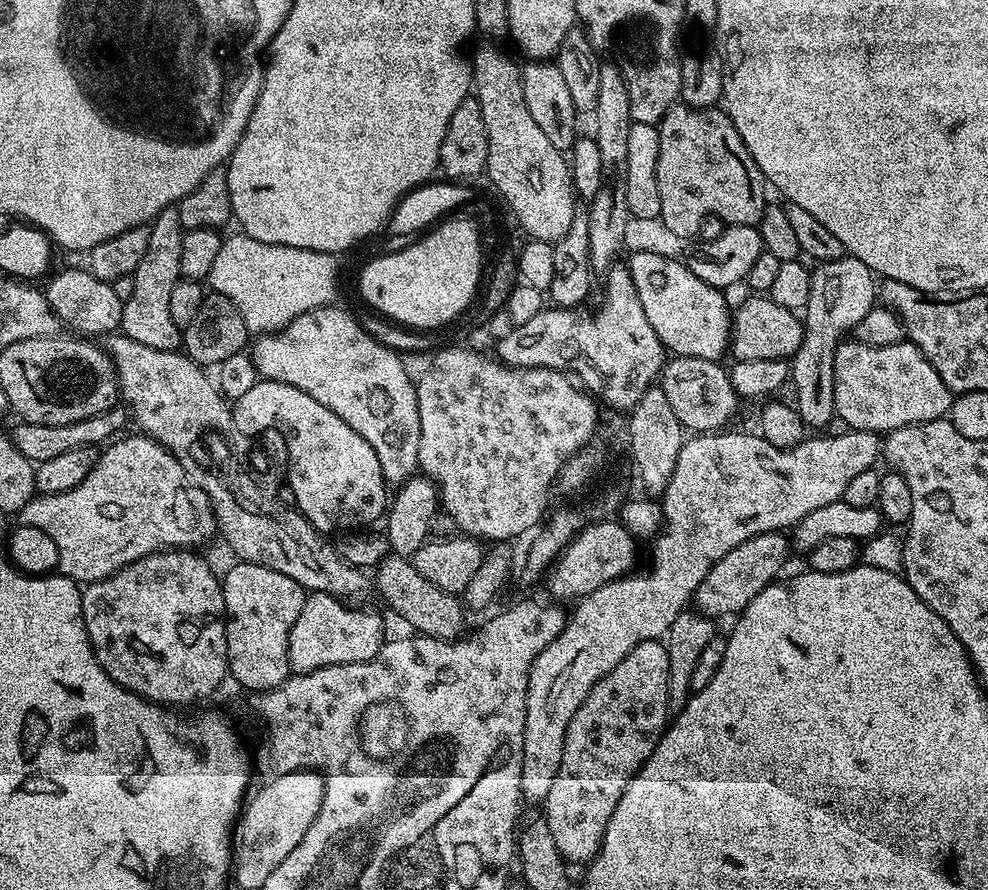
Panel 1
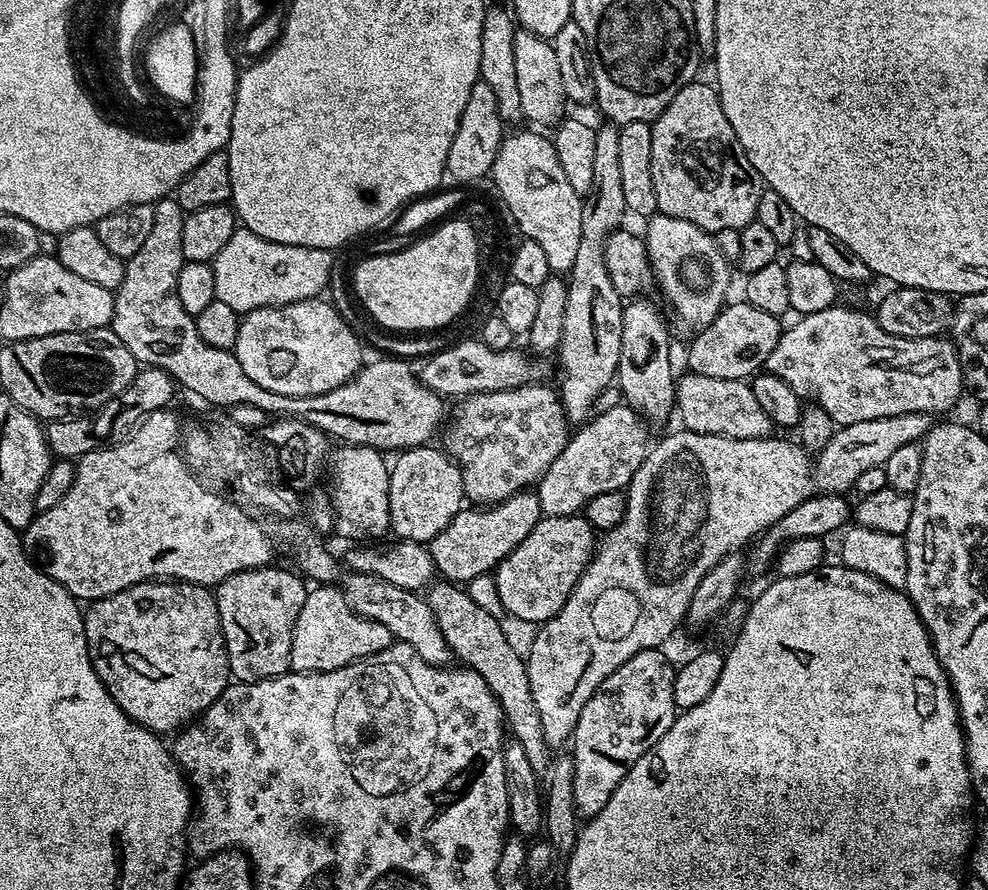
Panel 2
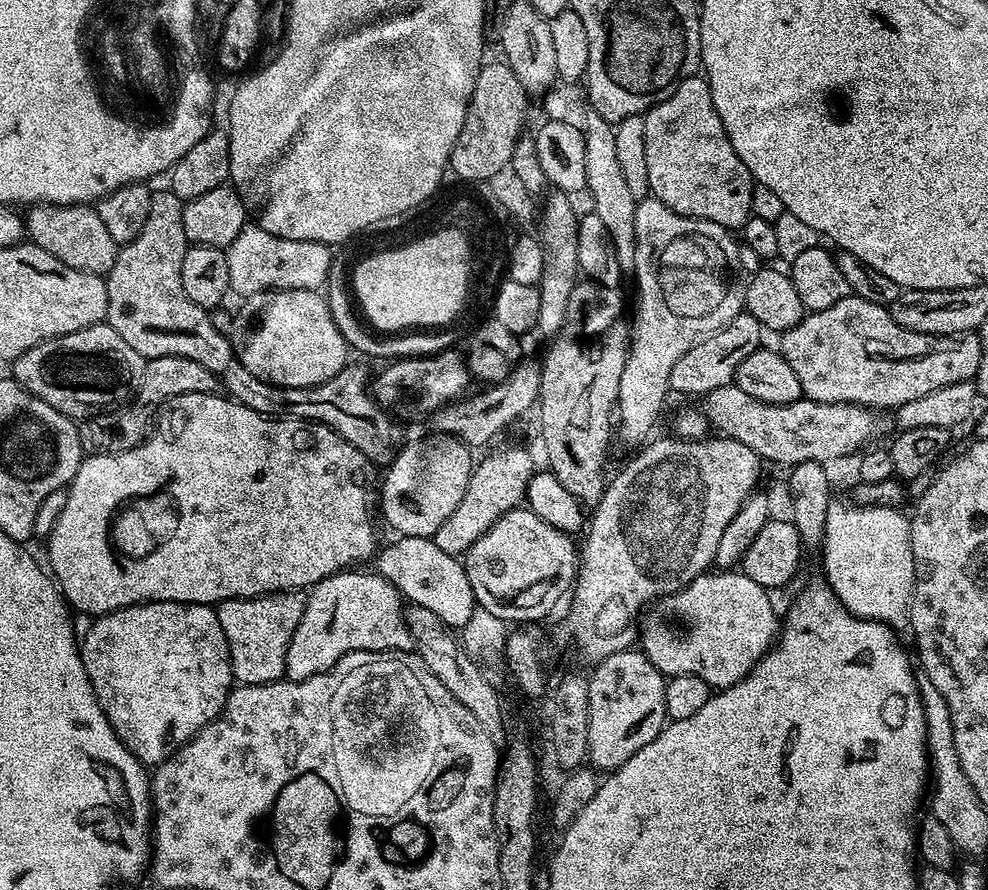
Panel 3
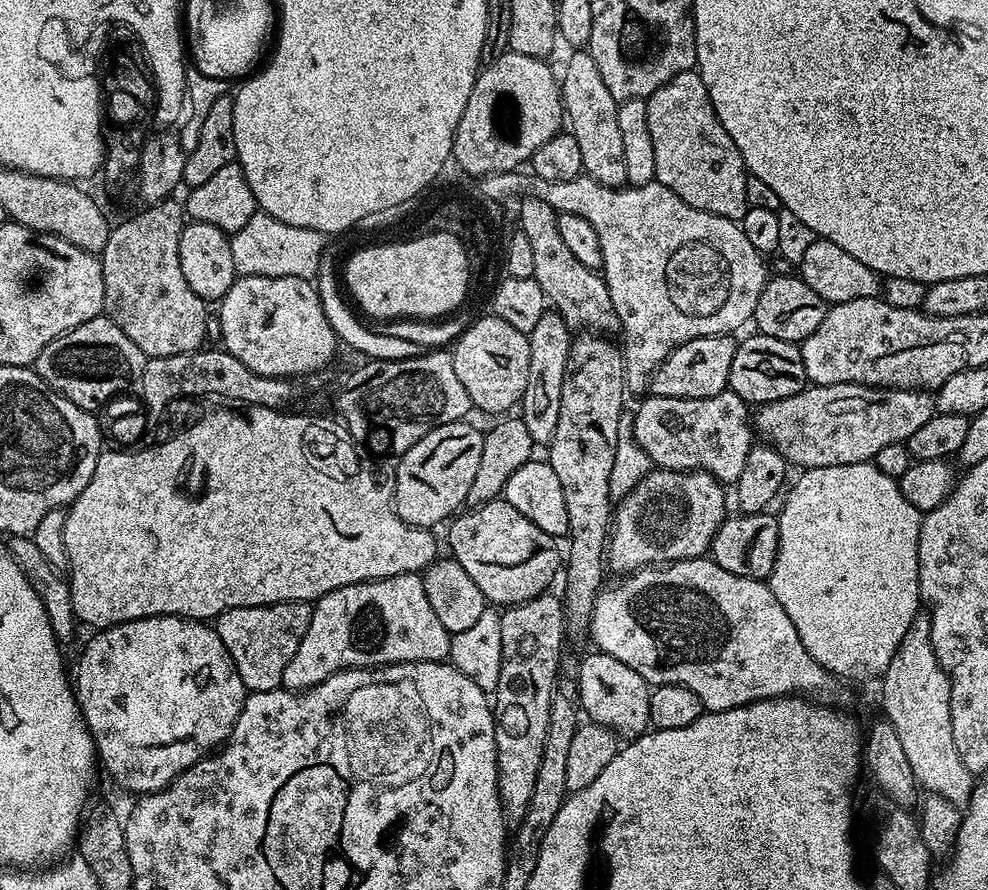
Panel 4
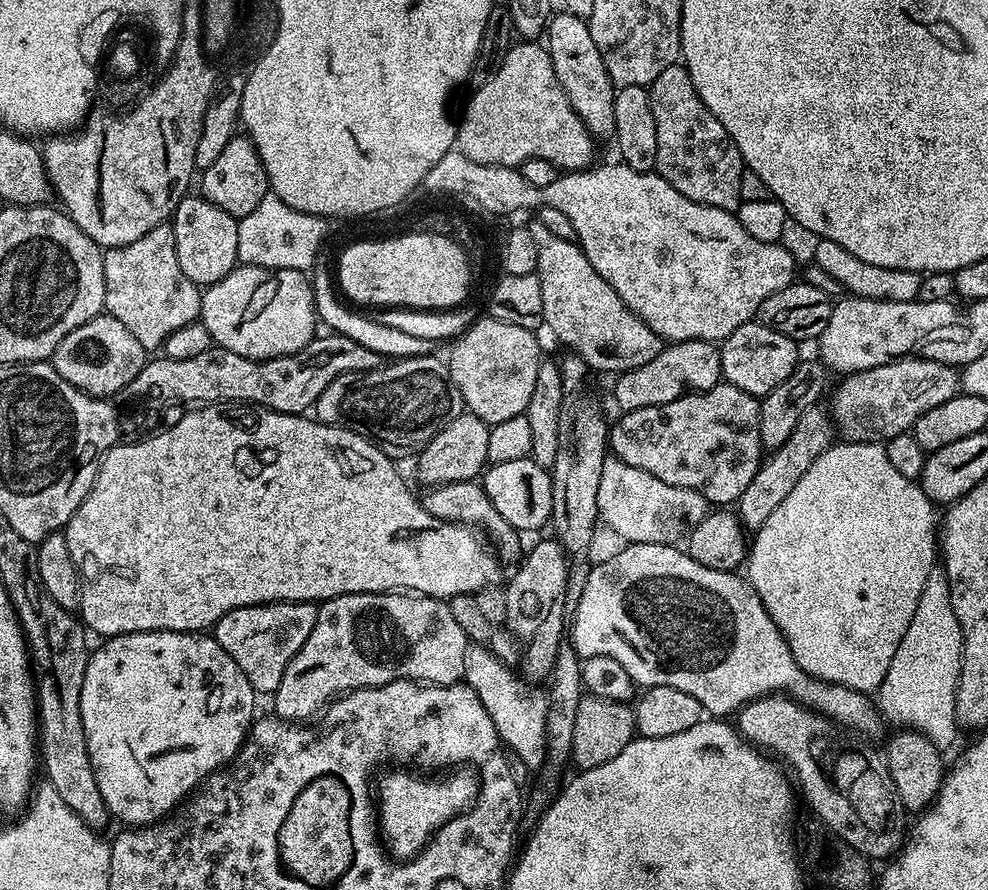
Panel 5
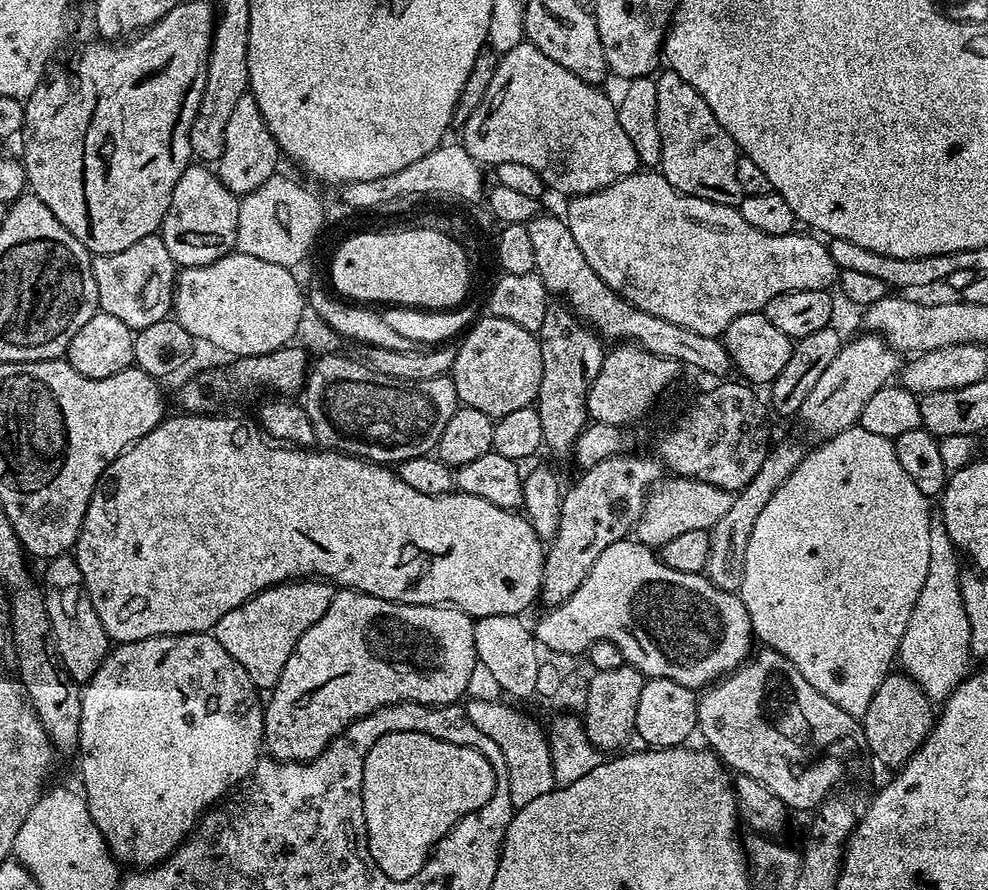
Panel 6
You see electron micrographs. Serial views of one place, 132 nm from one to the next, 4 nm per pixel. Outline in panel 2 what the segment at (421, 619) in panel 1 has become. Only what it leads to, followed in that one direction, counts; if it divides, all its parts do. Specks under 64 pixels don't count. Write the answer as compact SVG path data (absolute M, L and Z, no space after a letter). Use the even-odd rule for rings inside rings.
M440 580L433 583L427 591L426 599L438 618L439 629L442 630L453 657L465 667L476 671L490 686L492 695L504 712L509 733L526 751L526 758L534 772L545 775L551 769L552 753L550 754L550 745L542 734L542 720L530 691L527 663L510 642L503 626L493 615L494 612L474 602L463 587L451 581Z

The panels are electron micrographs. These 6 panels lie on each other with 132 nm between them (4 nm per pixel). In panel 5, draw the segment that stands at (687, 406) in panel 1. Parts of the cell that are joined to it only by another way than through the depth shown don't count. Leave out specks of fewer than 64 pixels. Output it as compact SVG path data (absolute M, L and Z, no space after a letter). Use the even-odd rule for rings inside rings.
M906 356L870 370L853 372L843 377L840 389L832 396L830 415L845 441L886 442L909 431L934 406L950 402L961 391L960 372L953 365Z

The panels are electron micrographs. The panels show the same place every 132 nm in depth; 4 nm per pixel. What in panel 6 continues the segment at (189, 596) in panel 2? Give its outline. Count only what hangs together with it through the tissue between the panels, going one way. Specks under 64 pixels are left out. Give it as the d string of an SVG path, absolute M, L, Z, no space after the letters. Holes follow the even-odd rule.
M187 632L181 636L151 636L138 642L116 644L109 651L102 666L98 666L94 678L83 685L80 693L82 718L78 757L80 756L80 780L84 783L82 795L88 803L90 816L94 820L94 826L101 831L109 851L121 865L132 864L128 866L143 870L164 863L196 827L201 813L213 807L221 798L227 797L251 776L264 748L264 704L260 696L254 682L250 682L250 674L246 674L246 670L242 670L242 666L238 666L238 662L234 662L230 654L226 654L222 642L218 642L215 635L206 632Z

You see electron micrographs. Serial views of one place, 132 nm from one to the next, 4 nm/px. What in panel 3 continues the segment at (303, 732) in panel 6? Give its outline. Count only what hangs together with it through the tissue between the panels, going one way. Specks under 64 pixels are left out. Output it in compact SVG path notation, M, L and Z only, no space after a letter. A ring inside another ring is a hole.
M364 570L336 572L330 578L312 585L307 593L302 622L298 622L298 630L294 630L294 638L290 638L290 650L286 650L284 674L287 679L305 680L314 674L329 672L343 656L351 652L406 652L413 647L406 604L399 590L376 570L360 571Z

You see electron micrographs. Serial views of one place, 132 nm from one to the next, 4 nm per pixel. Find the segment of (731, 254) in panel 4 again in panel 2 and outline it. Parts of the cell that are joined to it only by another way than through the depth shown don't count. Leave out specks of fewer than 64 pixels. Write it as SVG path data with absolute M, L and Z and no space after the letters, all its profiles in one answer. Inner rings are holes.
M657 214L649 219L646 243L655 283L672 303L677 318L692 330L703 328L725 307L724 295L732 280L730 263L715 246L713 233L703 232L694 222ZM624 402L599 412L569 435L562 454L554 458L550 470L546 470L540 483L535 485L534 491L544 516L574 516L586 507L590 498L627 489L638 466L642 466L648 456L650 428L643 416Z

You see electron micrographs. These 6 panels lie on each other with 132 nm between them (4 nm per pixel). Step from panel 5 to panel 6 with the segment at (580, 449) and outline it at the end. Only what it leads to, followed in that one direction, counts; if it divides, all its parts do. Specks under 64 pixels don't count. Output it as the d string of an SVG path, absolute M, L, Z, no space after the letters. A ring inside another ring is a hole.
M560 302L553 303L546 310L546 318L542 318L538 339L542 350L542 382L538 386L534 406L538 410L538 418L542 418L543 447L552 448L552 452L556 456L564 456L567 452L569 455L575 449L576 440L590 423L588 391L594 378L598 378L598 370L602 370L606 348L601 337L597 336L571 308Z

